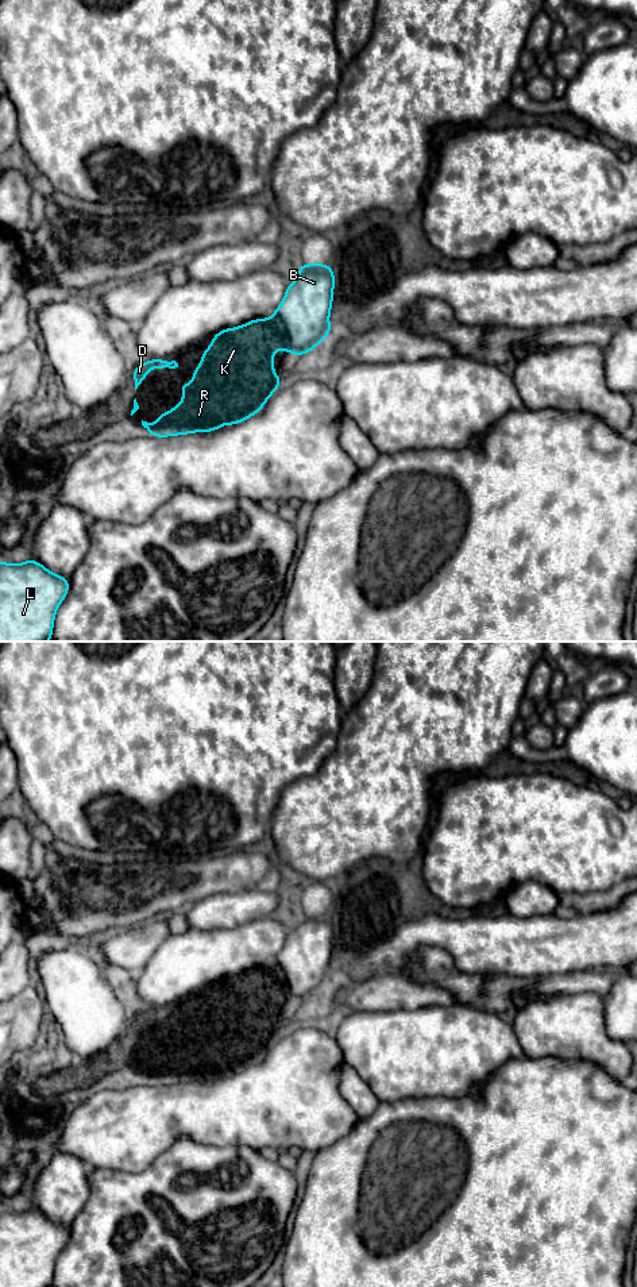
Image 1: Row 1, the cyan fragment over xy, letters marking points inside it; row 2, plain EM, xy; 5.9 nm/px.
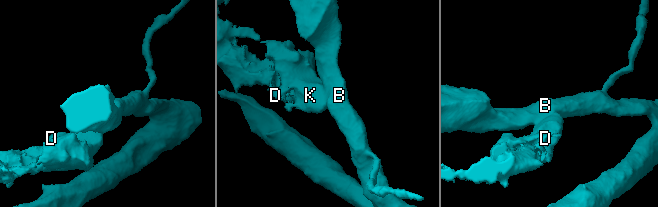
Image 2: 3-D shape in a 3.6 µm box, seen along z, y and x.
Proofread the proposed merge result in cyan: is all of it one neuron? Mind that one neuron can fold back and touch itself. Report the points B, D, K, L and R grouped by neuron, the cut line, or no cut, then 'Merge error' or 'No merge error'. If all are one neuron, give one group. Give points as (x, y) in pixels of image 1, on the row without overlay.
Groups: B L / D K R. Split along xy (274, 962), (284, 973), (293, 1002). Merge error

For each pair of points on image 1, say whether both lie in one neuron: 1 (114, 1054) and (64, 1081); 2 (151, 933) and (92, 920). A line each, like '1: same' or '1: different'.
1: same
2: different

